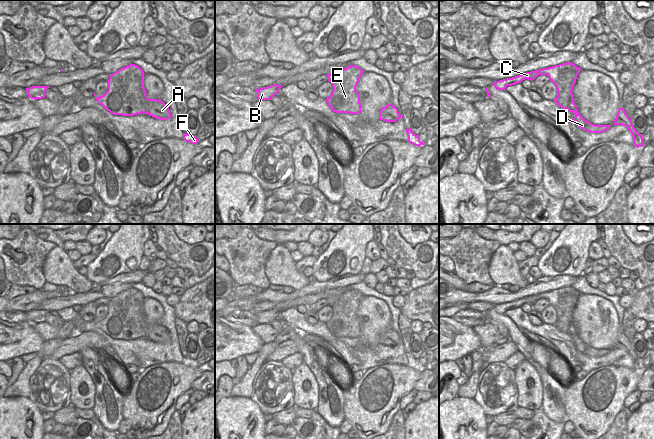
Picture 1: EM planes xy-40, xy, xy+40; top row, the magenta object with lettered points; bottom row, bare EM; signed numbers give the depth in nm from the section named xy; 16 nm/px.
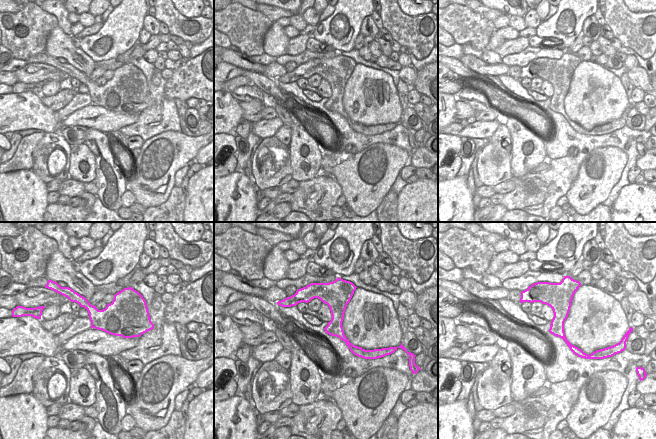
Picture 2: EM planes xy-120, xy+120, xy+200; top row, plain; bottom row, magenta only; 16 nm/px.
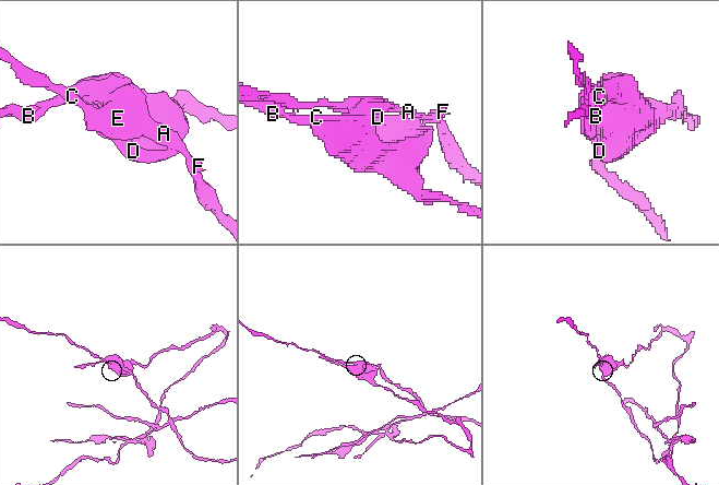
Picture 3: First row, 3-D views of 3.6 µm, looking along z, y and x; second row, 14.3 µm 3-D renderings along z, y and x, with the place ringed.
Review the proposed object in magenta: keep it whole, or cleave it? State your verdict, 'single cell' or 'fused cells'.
fused cells

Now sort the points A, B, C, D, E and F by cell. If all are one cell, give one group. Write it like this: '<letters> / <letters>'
A E F / B C D

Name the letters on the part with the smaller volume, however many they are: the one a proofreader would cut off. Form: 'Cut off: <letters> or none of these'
Cut off: A, E, F

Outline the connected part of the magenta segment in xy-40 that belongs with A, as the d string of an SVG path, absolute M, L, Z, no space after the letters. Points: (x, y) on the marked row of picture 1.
M130 64L121 71L111 74L107 92L100 97L94 93L97 102L113 115L134 116L145 113L160 120L170 119L171 113L167 104L161 100L147 97L143 83L144 74L143 70L135 64Z

